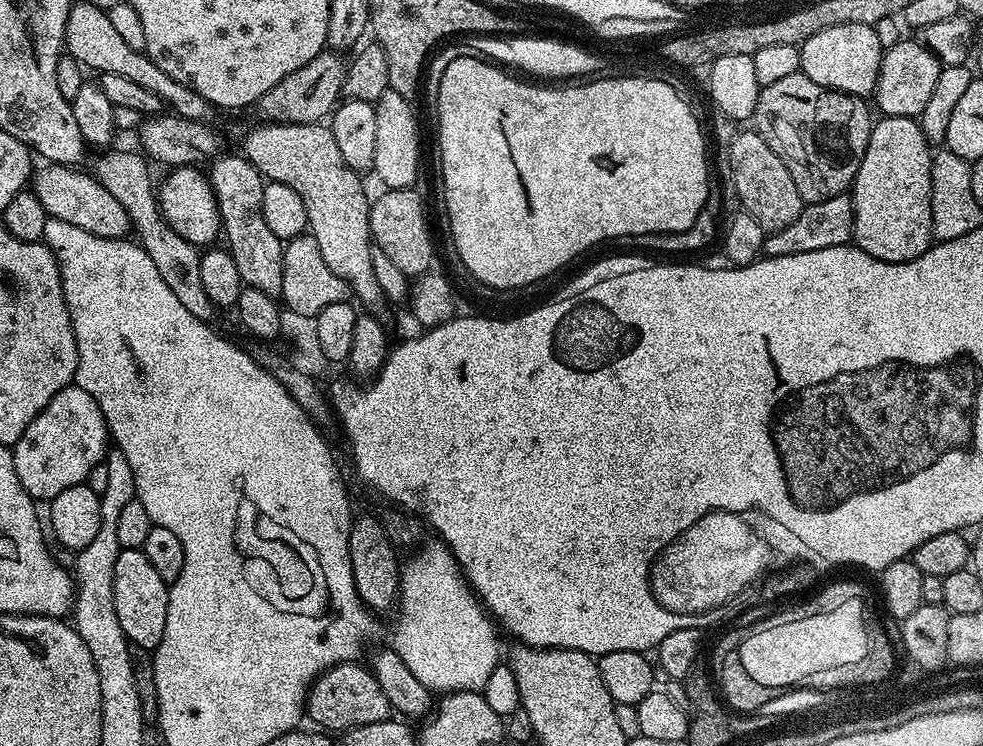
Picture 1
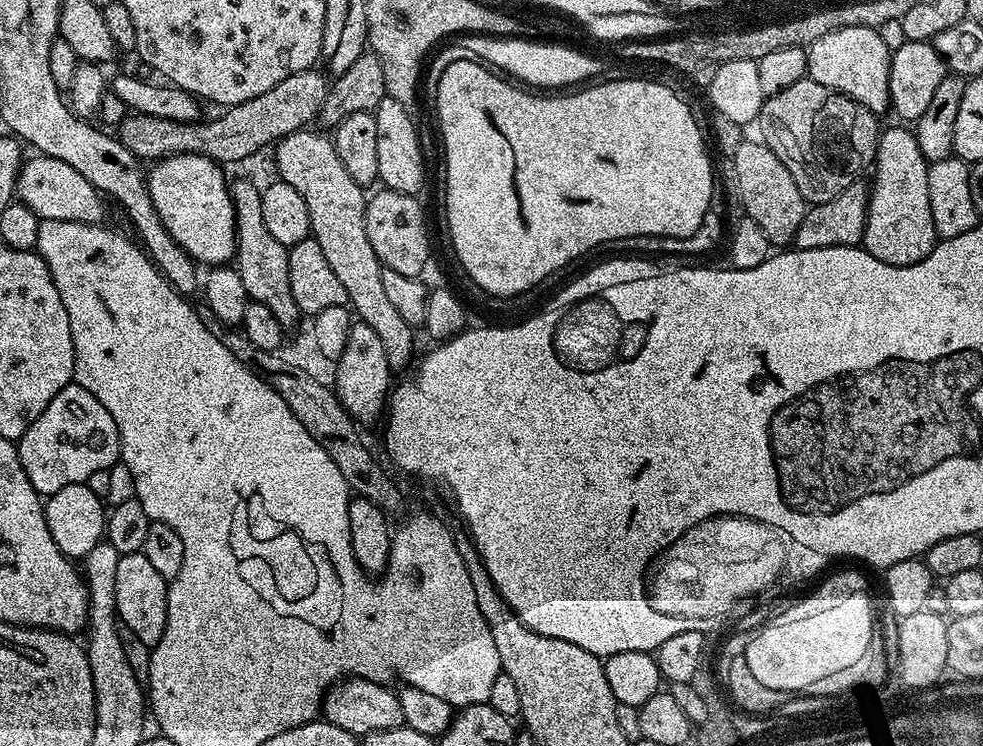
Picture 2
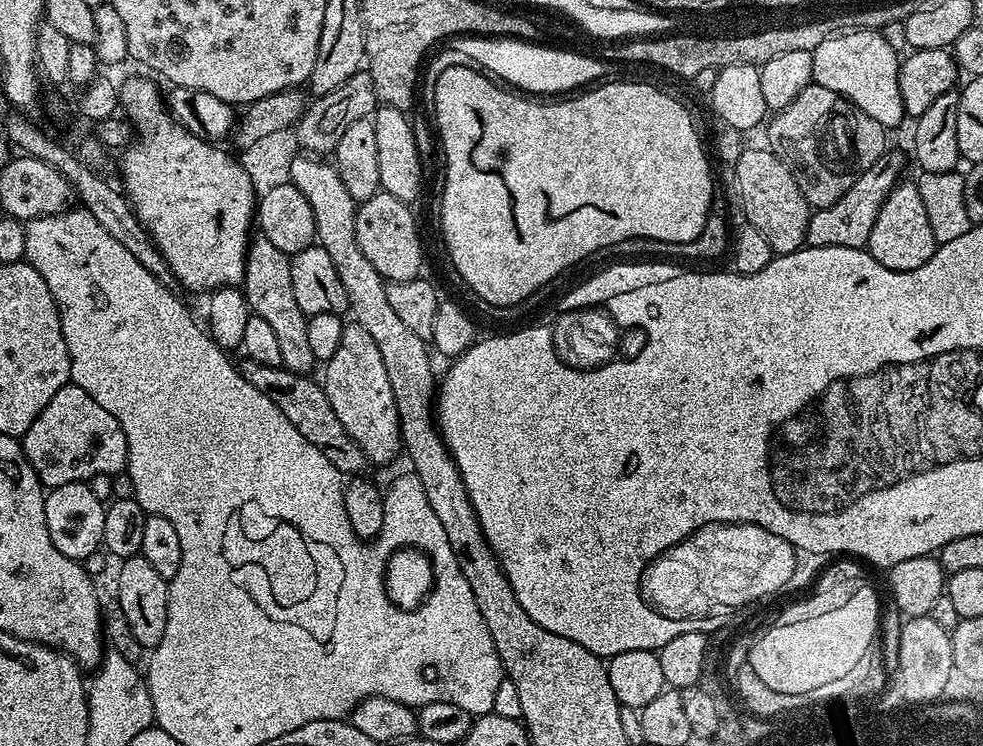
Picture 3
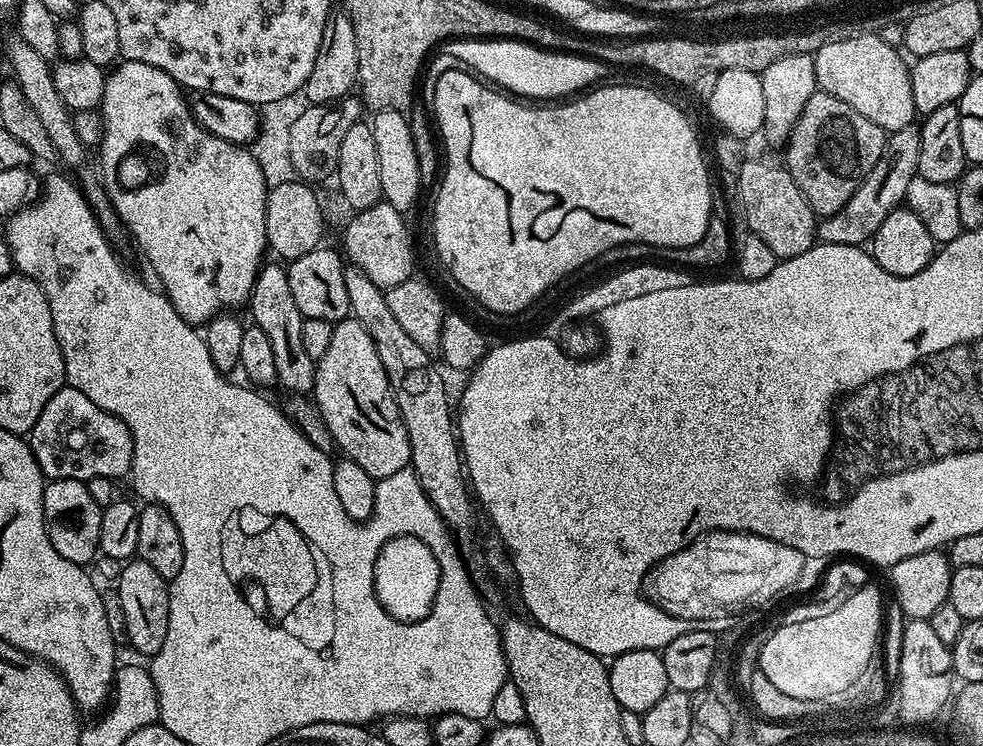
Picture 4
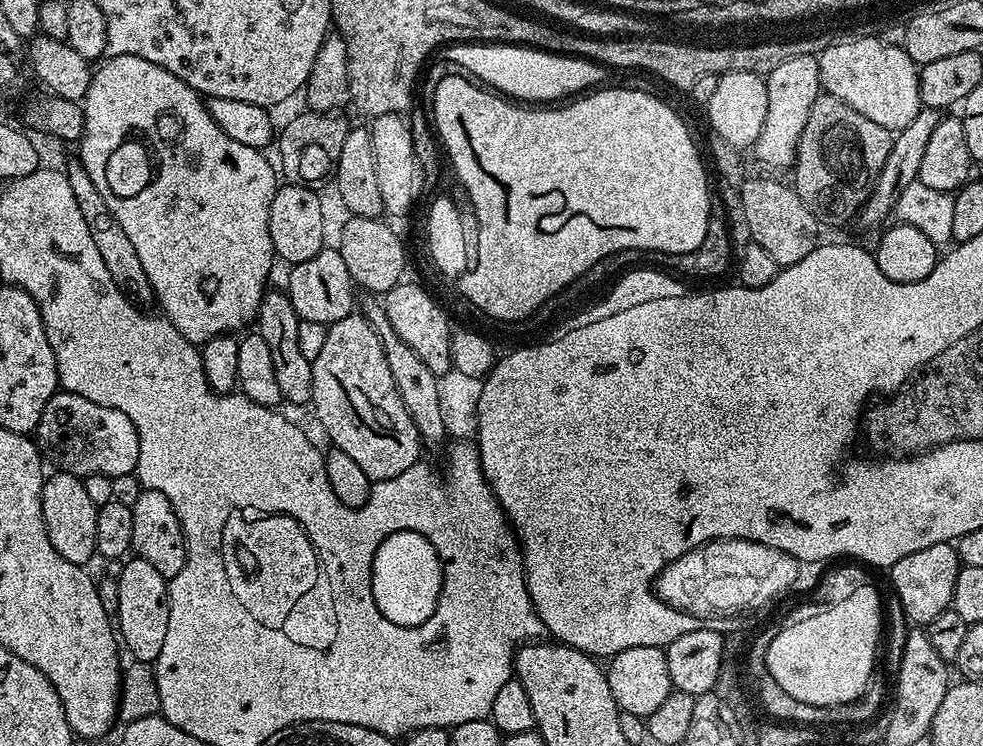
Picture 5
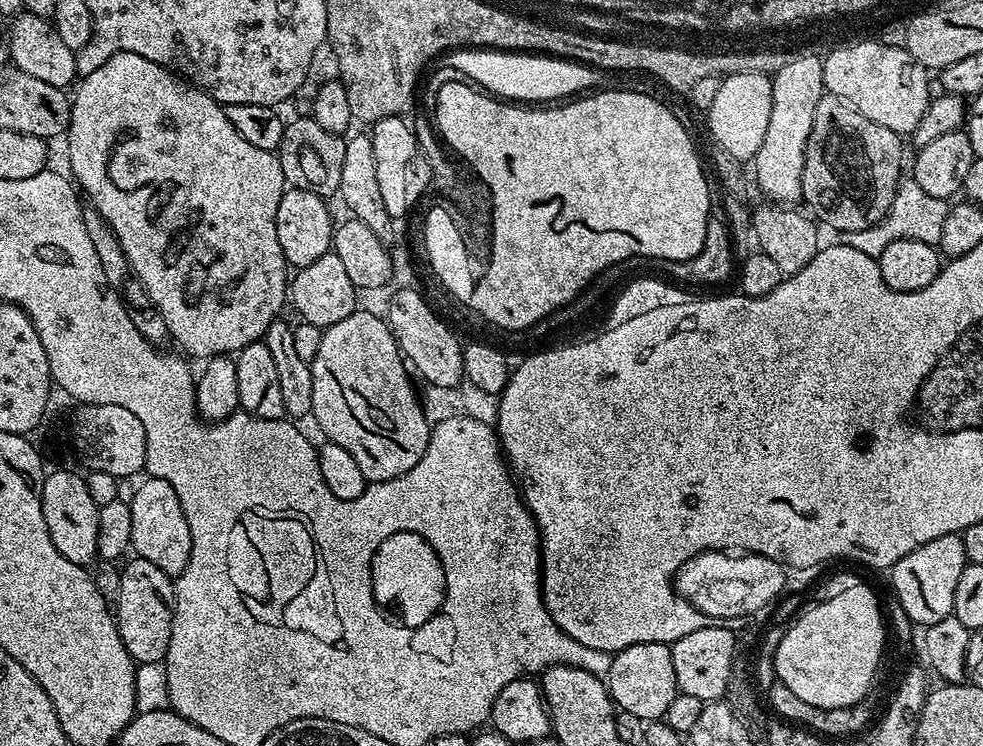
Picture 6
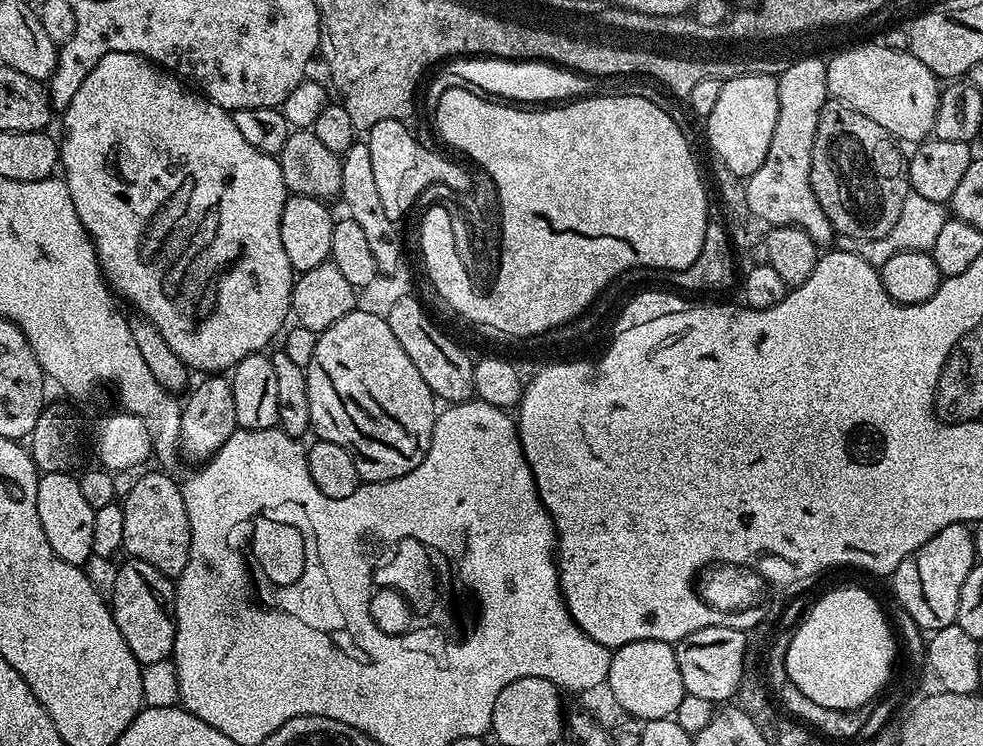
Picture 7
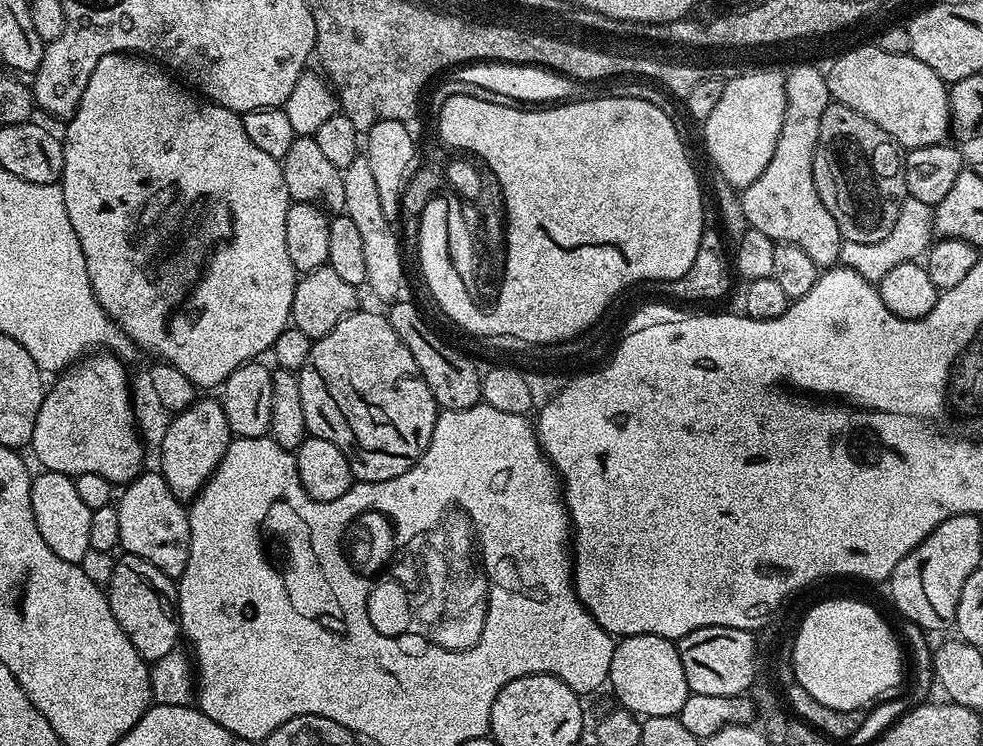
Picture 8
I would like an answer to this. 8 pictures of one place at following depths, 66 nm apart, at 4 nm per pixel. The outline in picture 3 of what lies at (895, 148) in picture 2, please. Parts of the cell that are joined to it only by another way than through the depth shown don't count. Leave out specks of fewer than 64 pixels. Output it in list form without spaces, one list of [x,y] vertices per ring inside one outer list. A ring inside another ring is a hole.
[[[915,183],[896,184],[882,202],[882,208],[878,211],[878,218],[875,219],[874,228],[870,232],[866,251],[890,270],[909,272],[918,270],[918,266],[927,262],[937,247],[934,230],[930,230],[930,218],[926,218],[926,206],[922,203],[922,194],[918,194]]]

